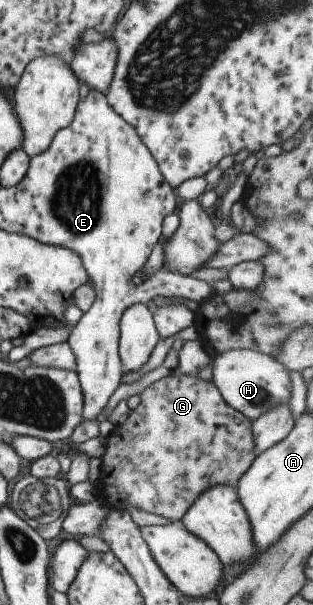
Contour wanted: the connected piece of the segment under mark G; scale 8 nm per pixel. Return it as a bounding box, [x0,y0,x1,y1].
[94,370,259,522]

